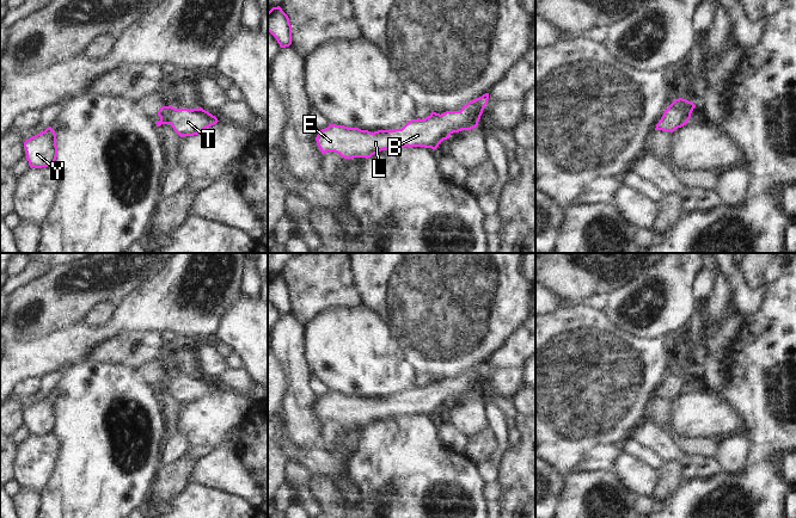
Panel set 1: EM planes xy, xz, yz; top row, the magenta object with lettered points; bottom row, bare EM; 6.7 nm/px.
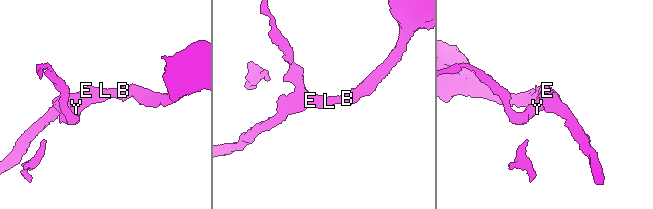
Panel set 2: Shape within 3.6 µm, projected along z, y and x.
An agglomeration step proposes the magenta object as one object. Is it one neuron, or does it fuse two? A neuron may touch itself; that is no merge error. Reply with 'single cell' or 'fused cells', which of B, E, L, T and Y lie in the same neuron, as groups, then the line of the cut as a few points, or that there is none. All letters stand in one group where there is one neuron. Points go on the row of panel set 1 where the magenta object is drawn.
single cell; groups B E L T Y; cut none

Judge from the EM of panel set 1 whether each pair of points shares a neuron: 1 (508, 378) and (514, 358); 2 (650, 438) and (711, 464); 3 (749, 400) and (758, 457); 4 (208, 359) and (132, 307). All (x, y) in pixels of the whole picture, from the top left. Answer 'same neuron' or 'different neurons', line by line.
1: different neurons
2: same neuron
3: same neuron
4: different neurons

